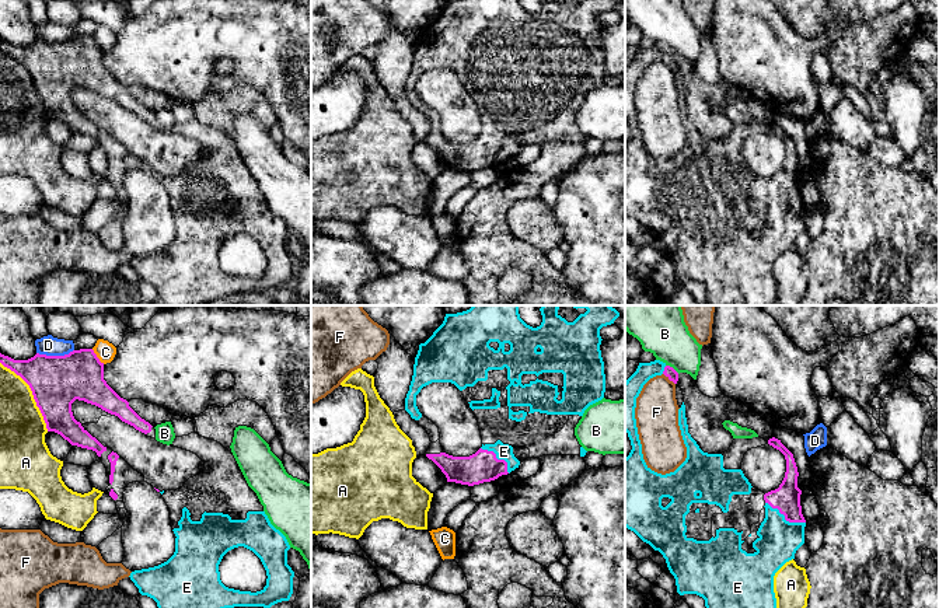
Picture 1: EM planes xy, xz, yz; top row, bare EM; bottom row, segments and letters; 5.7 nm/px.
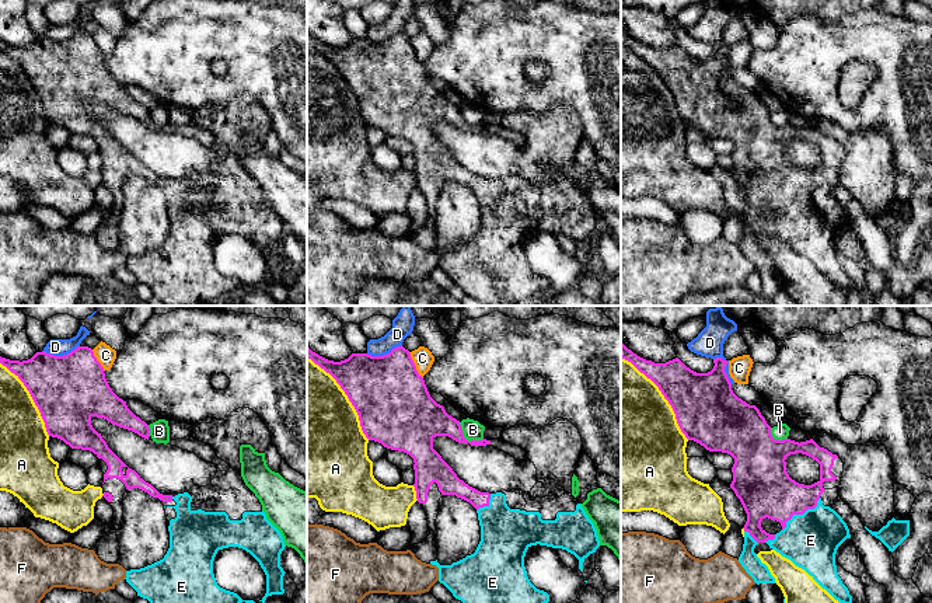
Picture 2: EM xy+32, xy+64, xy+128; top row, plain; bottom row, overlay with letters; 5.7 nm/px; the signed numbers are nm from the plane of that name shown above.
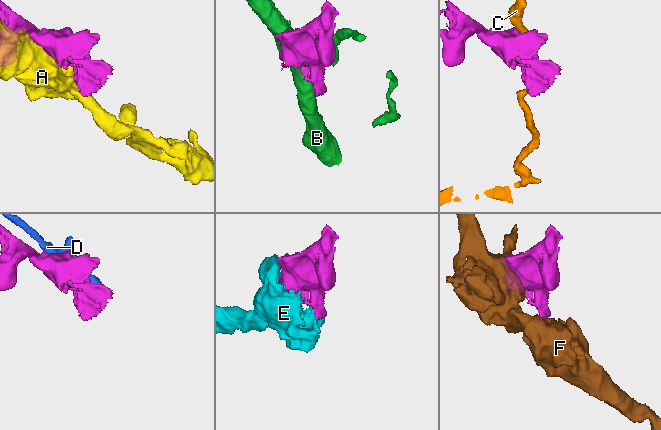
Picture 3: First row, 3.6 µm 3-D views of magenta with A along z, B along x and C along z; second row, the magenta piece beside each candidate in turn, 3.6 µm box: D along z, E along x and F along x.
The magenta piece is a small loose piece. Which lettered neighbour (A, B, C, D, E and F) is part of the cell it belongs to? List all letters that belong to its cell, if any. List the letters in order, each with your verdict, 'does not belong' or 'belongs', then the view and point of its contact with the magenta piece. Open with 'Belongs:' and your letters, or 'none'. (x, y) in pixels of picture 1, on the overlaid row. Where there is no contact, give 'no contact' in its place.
Belongs: E
A: does not belong; contact xy (32, 394)
B: does not belong; contact yz (672, 367)
C: does not belong; contact xy (97, 357)
D: does not belong; contact xy (55, 356)
E: belongs; contact yz (785, 519)
F: does not belong; contact yz (669, 378)

